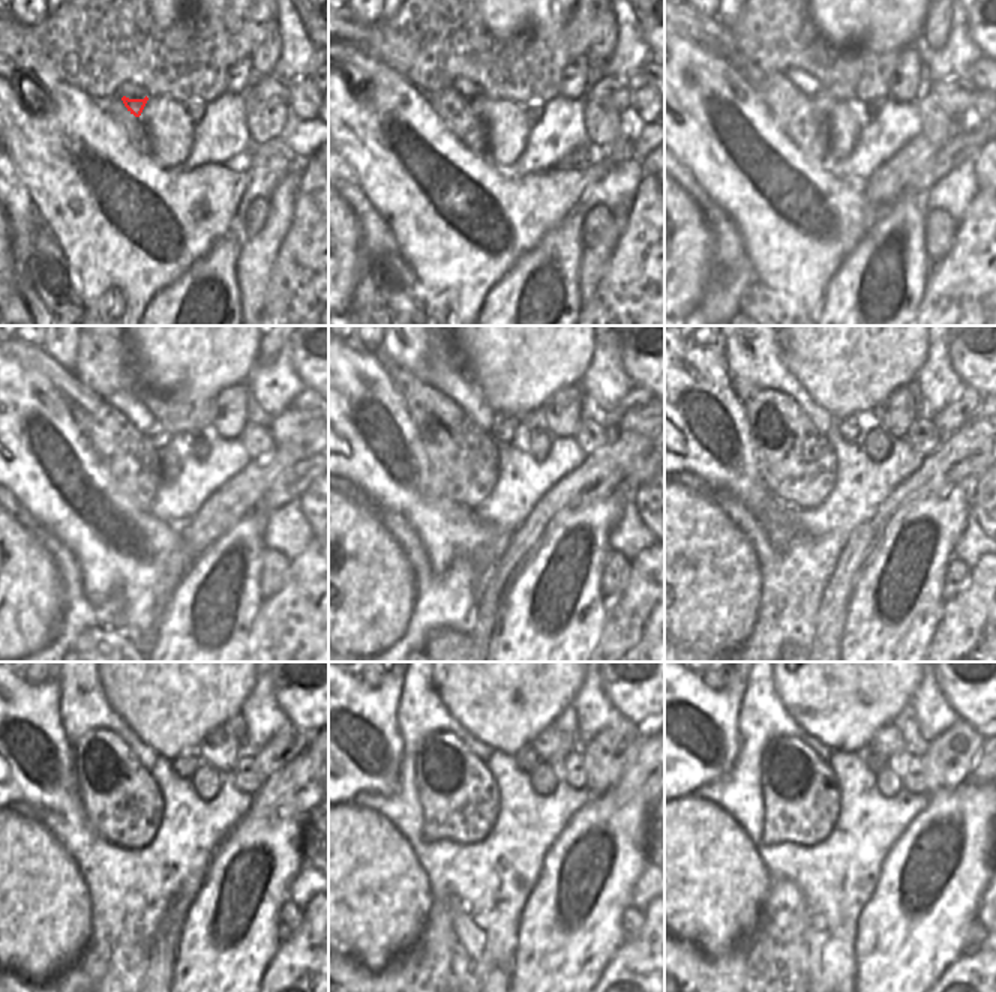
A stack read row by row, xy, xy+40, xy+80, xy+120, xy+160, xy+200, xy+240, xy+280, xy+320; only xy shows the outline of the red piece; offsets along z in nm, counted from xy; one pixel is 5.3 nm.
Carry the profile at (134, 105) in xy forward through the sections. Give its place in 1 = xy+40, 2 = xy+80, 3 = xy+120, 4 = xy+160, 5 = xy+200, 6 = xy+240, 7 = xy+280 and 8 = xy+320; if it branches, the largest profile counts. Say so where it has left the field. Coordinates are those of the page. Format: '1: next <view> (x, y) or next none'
1: next xy+40 (477, 104)
2: next xy+80 (822, 101)
3: next xy+120 (159, 437)
4: next xy+160 (503, 431)
5: next xy+200 (849, 428)
6: next xy+240 (186, 763)
7: next xy+280 (527, 758)
8: next xy+320 (866, 754)

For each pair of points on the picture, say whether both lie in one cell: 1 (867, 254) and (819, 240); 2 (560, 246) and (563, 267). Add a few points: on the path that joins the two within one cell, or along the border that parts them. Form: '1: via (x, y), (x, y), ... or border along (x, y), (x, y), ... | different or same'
1: border along (875, 222), (872, 230), (831, 278) | different
2: via (560, 251), (560, 263) | same

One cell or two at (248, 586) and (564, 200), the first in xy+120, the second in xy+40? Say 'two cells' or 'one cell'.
two cells

